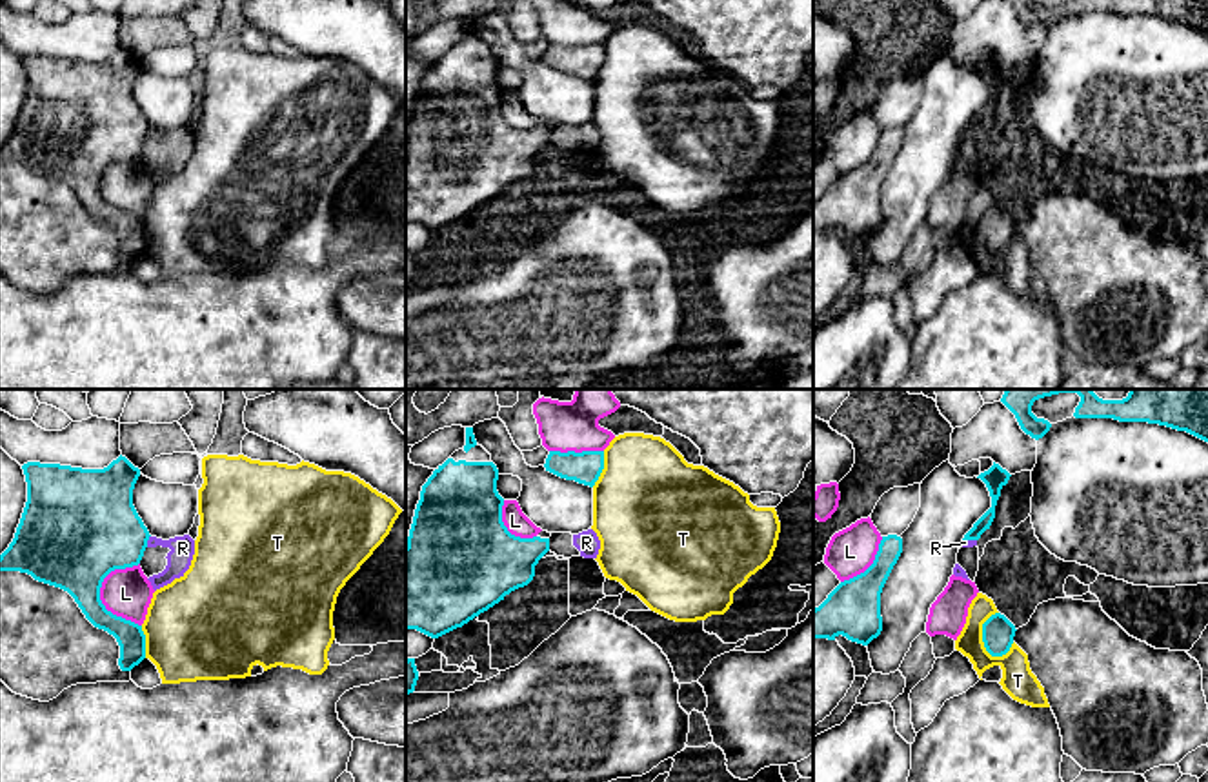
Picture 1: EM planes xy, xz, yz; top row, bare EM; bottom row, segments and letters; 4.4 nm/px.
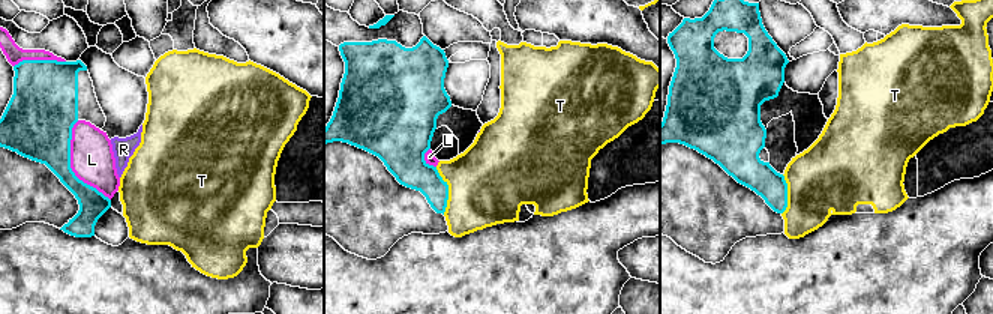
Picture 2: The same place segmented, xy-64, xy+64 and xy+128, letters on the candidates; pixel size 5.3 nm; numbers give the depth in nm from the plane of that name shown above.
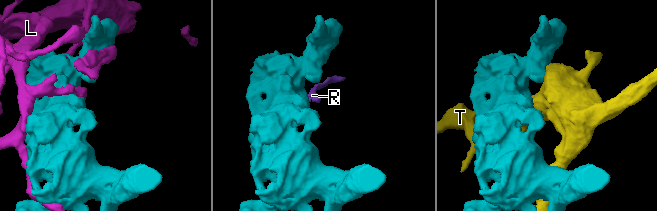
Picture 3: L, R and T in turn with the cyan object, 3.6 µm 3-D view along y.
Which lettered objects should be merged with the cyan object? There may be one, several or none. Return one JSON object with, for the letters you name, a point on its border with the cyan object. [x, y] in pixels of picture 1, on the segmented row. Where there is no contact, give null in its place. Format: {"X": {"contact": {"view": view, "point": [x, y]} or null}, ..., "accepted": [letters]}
{"R": {"contact": {"view": "xy", "point": [148, 539]}}, "accepted": ["R"]}

